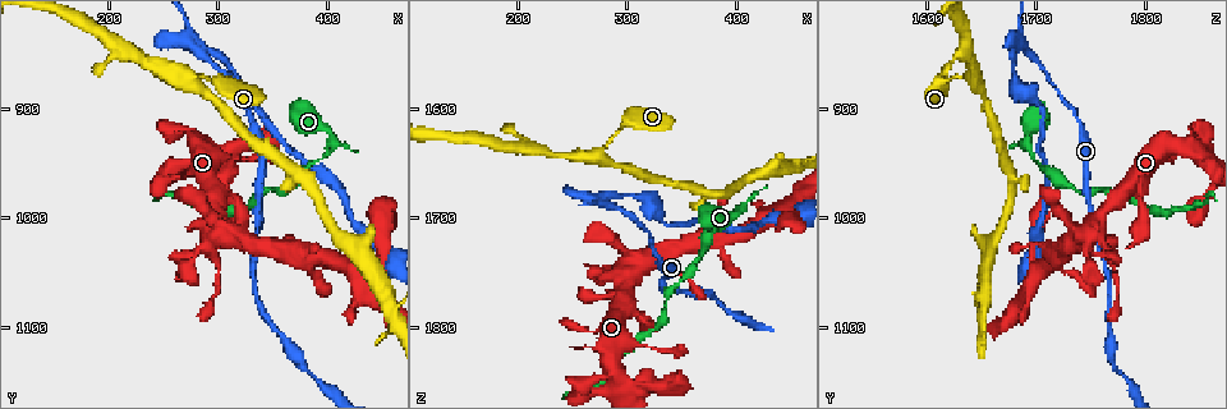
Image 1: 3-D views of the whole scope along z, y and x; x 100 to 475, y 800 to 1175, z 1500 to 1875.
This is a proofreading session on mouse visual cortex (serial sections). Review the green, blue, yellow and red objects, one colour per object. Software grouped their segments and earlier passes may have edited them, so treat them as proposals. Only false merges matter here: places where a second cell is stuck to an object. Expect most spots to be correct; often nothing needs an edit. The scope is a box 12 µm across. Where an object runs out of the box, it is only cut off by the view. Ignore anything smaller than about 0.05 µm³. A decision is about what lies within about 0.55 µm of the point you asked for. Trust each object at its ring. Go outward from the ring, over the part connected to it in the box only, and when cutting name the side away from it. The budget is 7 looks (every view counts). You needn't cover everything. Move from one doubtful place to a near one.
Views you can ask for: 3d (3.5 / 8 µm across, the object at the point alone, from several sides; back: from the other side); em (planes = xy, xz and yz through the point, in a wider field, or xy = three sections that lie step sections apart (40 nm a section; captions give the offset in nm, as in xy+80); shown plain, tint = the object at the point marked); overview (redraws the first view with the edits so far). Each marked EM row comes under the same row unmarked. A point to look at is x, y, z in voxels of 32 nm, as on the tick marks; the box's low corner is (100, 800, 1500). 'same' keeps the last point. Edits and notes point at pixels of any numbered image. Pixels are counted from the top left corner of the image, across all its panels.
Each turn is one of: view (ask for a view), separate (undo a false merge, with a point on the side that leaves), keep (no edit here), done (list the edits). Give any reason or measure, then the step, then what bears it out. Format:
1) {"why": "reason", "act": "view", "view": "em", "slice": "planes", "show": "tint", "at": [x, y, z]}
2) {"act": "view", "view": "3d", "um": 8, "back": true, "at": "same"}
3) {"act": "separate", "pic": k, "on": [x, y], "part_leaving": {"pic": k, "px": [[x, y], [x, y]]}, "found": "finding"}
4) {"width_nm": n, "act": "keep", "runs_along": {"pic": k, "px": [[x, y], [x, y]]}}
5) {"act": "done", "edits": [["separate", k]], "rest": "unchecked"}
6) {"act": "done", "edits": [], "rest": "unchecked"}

{"why": "four arms meet", "act": "view", "view": "3d", "um": 3.5, "at": [284, 842, 1688]}

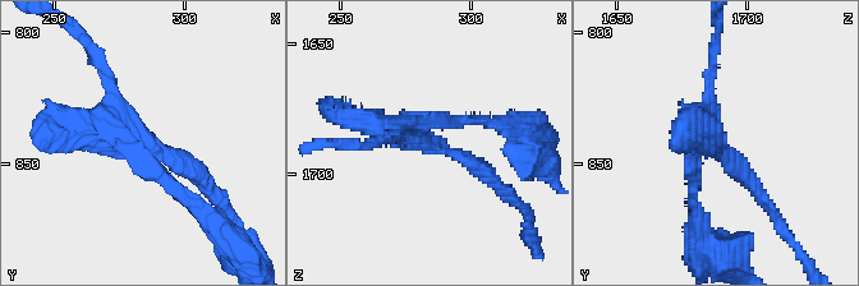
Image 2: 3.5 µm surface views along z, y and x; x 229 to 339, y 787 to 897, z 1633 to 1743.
{"arms": 4, "arm_widths_nm": [150, 200, 200, 300], "act": "view", "view": "em", "slice": "xy", "step": 2, "show": "tint", "at": [283, 842, 1688]}

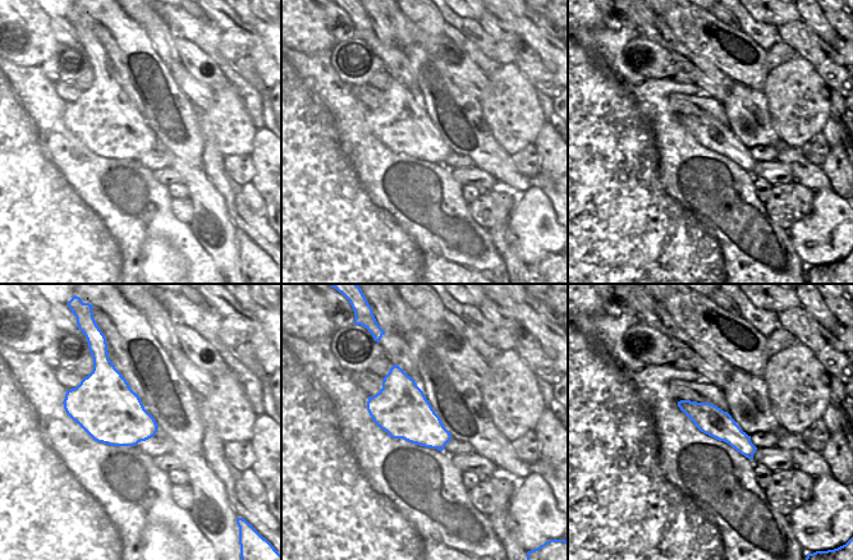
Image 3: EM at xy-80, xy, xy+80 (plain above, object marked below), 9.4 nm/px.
{"act": "separate", "pic": 2, "on": [712, 72], "part_leaving": {"pic": 2, "px": [[693, 152], [693, 207], [699, 239]]}, "found": "two cells meet here"}

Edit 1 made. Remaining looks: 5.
{"act": "view", "view": "3d", "um": 3.5, "at": [396, 948, 1698]}

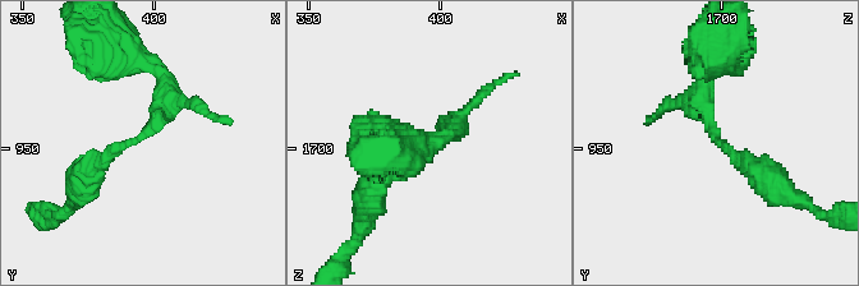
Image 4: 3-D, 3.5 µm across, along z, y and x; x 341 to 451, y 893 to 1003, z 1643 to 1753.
{"arm_widths_nm": [200, 250], "why": "now the EM", "act": "view", "view": "em", "slice": "planes", "show": "tint", "at": [394, 946, 1698]}

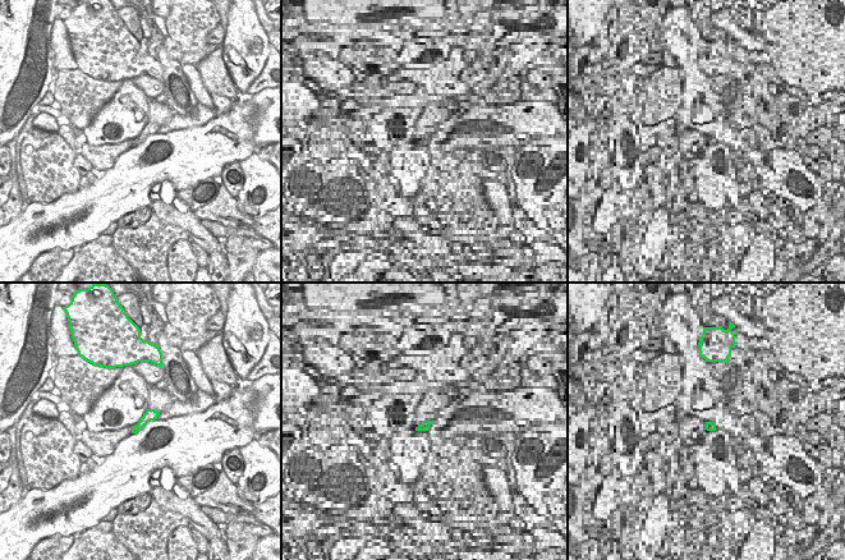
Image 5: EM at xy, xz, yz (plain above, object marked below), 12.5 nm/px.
{"act": "keep", "runs_along": {"pic": 4, "px": [[155, 68], [155, 123], [85, 178]]}, "found": "one cell here"}

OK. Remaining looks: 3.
{"why": "narrows sharply", "act": "view", "view": "3d", "um": 3.5, "at": [282, 1030, 1770]}

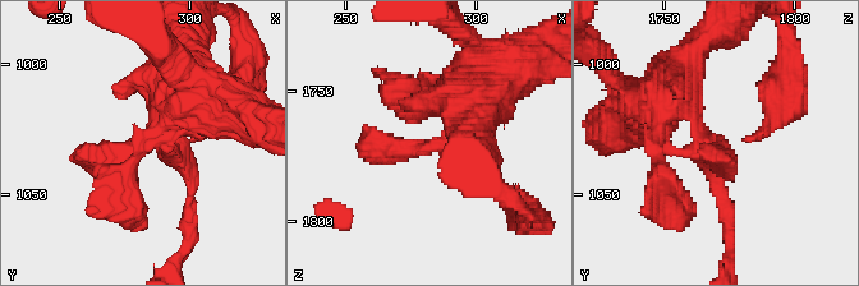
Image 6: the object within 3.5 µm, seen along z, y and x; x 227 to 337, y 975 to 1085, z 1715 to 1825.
{"why": "now the EM", "act": "view", "view": "em", "slice": "xy", "step": 5, "show": "tint", "at": [280, 1030, 1772]}

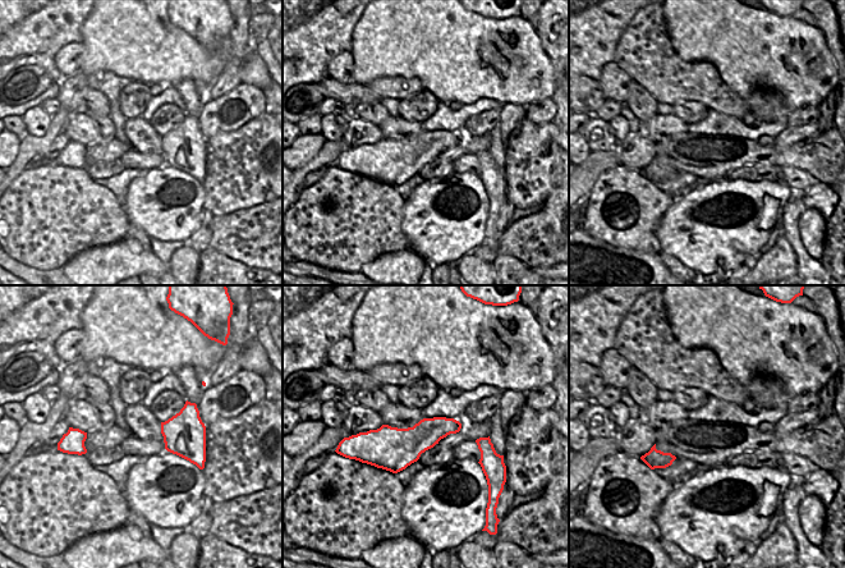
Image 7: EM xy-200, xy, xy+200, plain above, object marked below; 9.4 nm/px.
{"act": "keep", "runs_along": {"pic": 6, "px": [[191, 84], [171, 139], [77, 151]]}, "found": "continuous, no second cell"}

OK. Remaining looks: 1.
{"act": "done", "edits": [["separate", 2]], "rest": "unchecked"}

